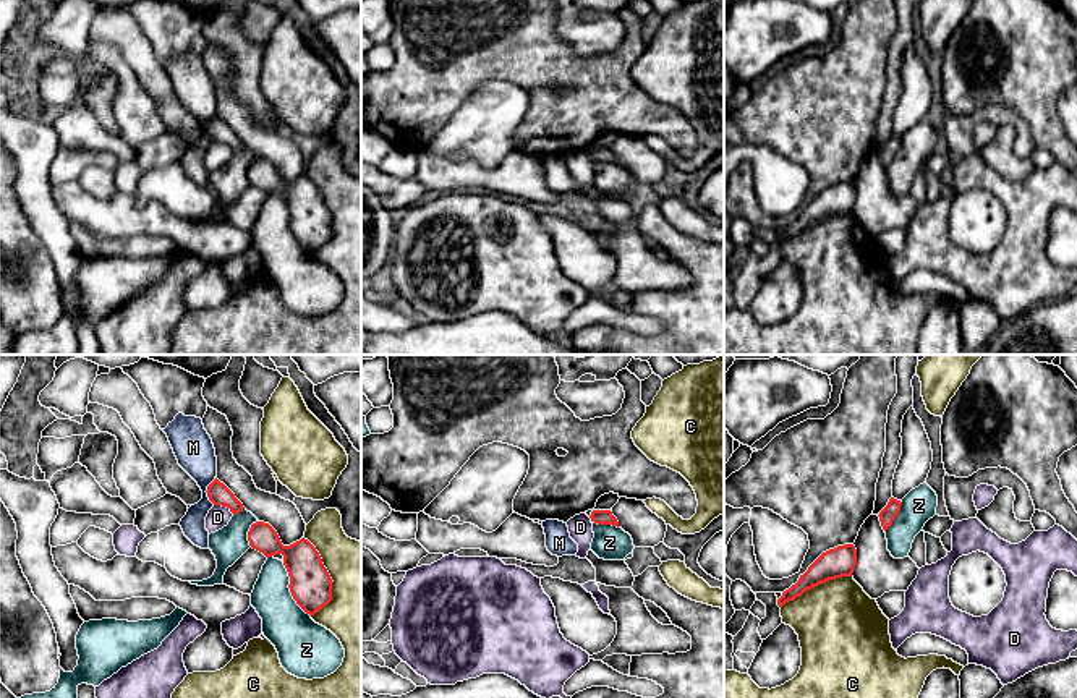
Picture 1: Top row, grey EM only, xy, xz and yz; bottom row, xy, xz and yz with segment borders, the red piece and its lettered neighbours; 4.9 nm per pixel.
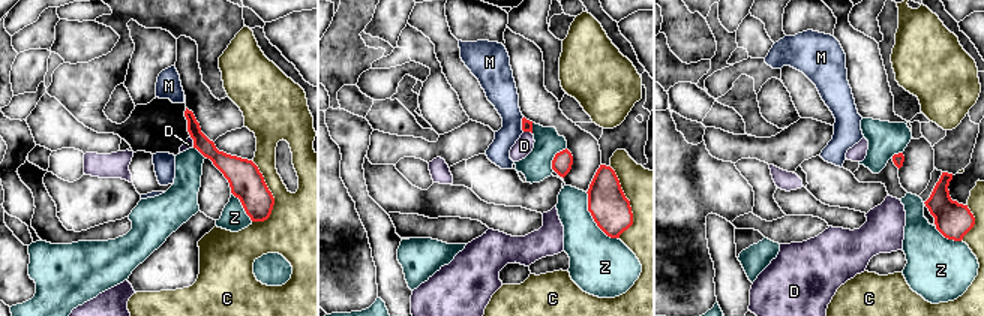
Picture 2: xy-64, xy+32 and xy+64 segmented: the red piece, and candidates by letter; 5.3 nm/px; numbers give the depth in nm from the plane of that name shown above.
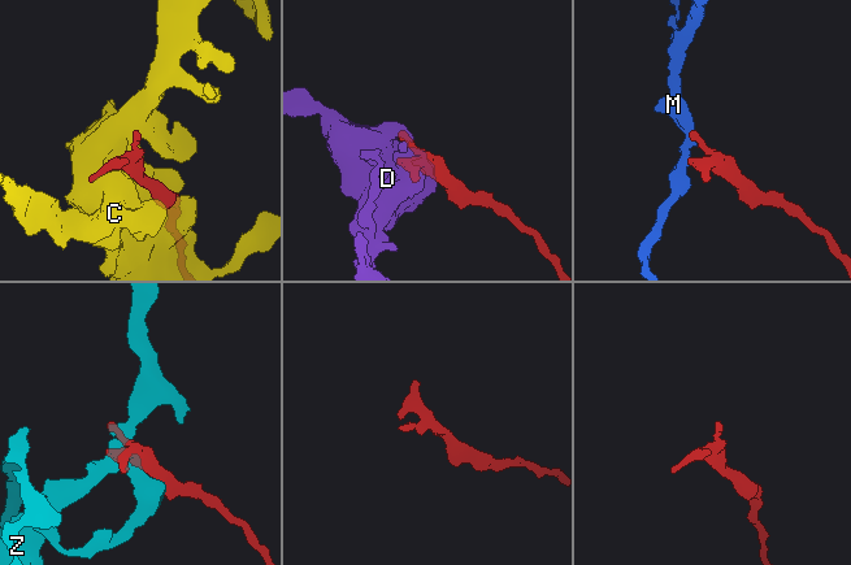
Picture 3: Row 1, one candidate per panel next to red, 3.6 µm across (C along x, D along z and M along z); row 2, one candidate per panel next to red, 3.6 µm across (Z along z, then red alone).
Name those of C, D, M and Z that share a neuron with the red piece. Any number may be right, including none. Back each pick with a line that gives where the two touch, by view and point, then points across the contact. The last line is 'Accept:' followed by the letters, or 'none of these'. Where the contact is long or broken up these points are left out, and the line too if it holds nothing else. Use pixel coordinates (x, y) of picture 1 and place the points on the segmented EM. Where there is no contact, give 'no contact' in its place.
Accept: none of these

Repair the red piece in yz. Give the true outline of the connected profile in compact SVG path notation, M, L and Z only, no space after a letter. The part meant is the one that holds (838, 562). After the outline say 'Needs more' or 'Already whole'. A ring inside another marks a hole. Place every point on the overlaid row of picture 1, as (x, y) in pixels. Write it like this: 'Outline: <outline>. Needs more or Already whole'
Outline: M854 544L837 546L823 552L808 570L800 575L798 581L782 593L777 599L777 606L794 601L805 591L826 583L829 580L852 577L857 565L857 549Z. Already whole

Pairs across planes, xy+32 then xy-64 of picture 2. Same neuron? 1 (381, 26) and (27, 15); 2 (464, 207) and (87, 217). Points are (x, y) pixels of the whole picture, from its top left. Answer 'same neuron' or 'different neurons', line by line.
1: different neurons
2: same neuron

